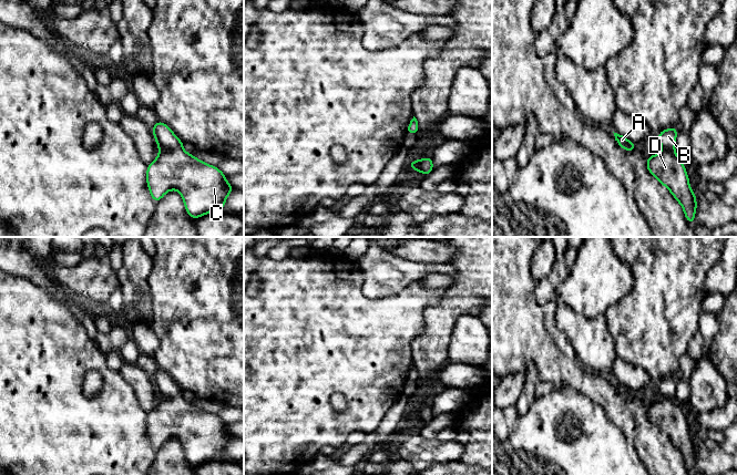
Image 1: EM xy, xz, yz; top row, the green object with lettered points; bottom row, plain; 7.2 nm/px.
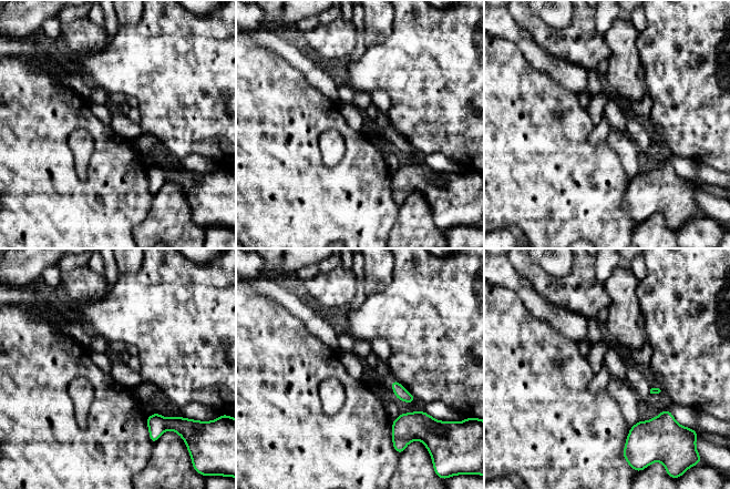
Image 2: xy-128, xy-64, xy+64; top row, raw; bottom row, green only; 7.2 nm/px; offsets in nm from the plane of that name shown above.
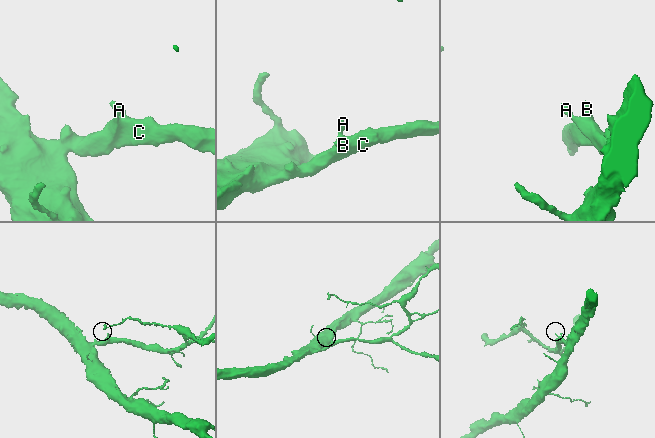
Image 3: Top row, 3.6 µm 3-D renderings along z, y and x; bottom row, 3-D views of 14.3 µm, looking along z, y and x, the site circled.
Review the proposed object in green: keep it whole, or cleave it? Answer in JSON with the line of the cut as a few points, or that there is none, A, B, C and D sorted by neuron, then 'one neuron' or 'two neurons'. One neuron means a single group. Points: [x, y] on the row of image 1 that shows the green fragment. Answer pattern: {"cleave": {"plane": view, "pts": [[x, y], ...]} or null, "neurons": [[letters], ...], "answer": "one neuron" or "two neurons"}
{"cleave": null, "neurons": [["A", "B", "C", "D"]], "answer": "one neuron"}

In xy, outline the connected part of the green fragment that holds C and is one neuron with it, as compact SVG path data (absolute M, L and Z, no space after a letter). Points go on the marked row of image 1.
M162 121L154 124L152 133L160 149L157 157L147 165L146 169L146 184L152 199L158 203L168 190L178 190L185 210L193 219L224 209L227 196L235 190L227 183L227 175L223 174L219 168L186 153L183 149L184 143Z

